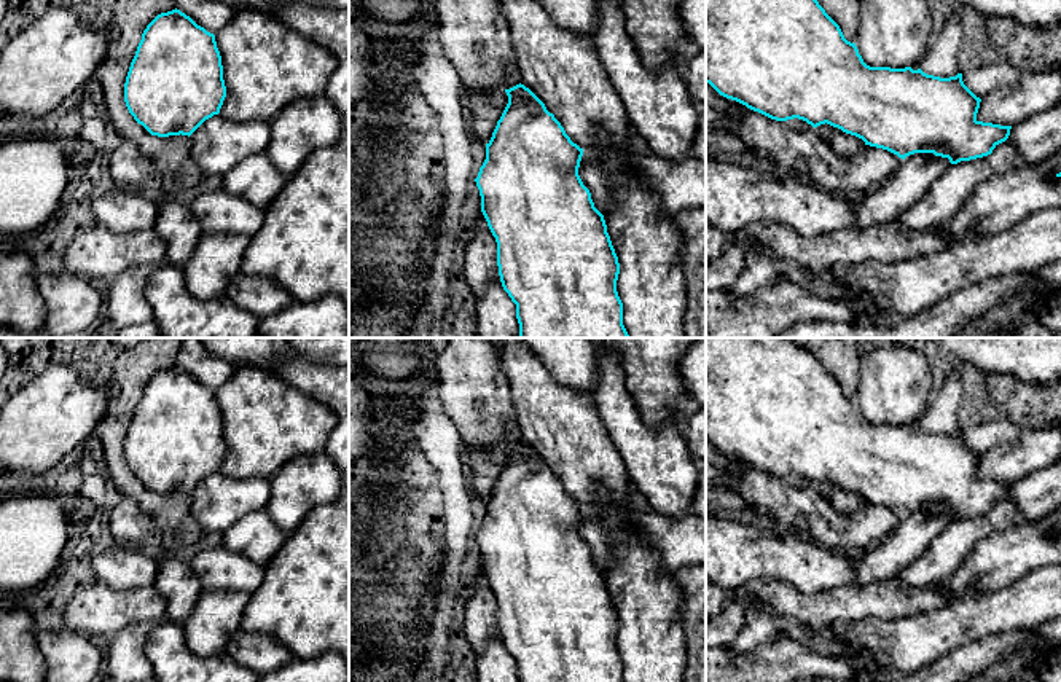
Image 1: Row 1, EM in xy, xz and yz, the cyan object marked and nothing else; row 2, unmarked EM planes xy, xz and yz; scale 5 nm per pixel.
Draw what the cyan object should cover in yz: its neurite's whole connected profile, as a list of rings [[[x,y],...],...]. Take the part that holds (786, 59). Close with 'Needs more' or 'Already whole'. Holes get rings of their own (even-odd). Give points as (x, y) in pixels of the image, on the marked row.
[[[706,0],[706,83],[771,120],[798,118],[812,127],[827,123],[902,159],[914,153],[934,153],[951,164],[983,158],[1005,142],[1012,129],[977,120],[981,99],[964,84],[962,73],[940,78],[921,69],[867,65],[855,43],[844,38],[817,0]]]. Already whole

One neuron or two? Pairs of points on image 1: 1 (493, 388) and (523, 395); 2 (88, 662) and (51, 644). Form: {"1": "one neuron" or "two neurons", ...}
{"1": "two neurons", "2": "one neuron"}

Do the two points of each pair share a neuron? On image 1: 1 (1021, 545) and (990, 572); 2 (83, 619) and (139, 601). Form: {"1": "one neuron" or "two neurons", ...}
{"1": "one neuron", "2": "one neuron"}

